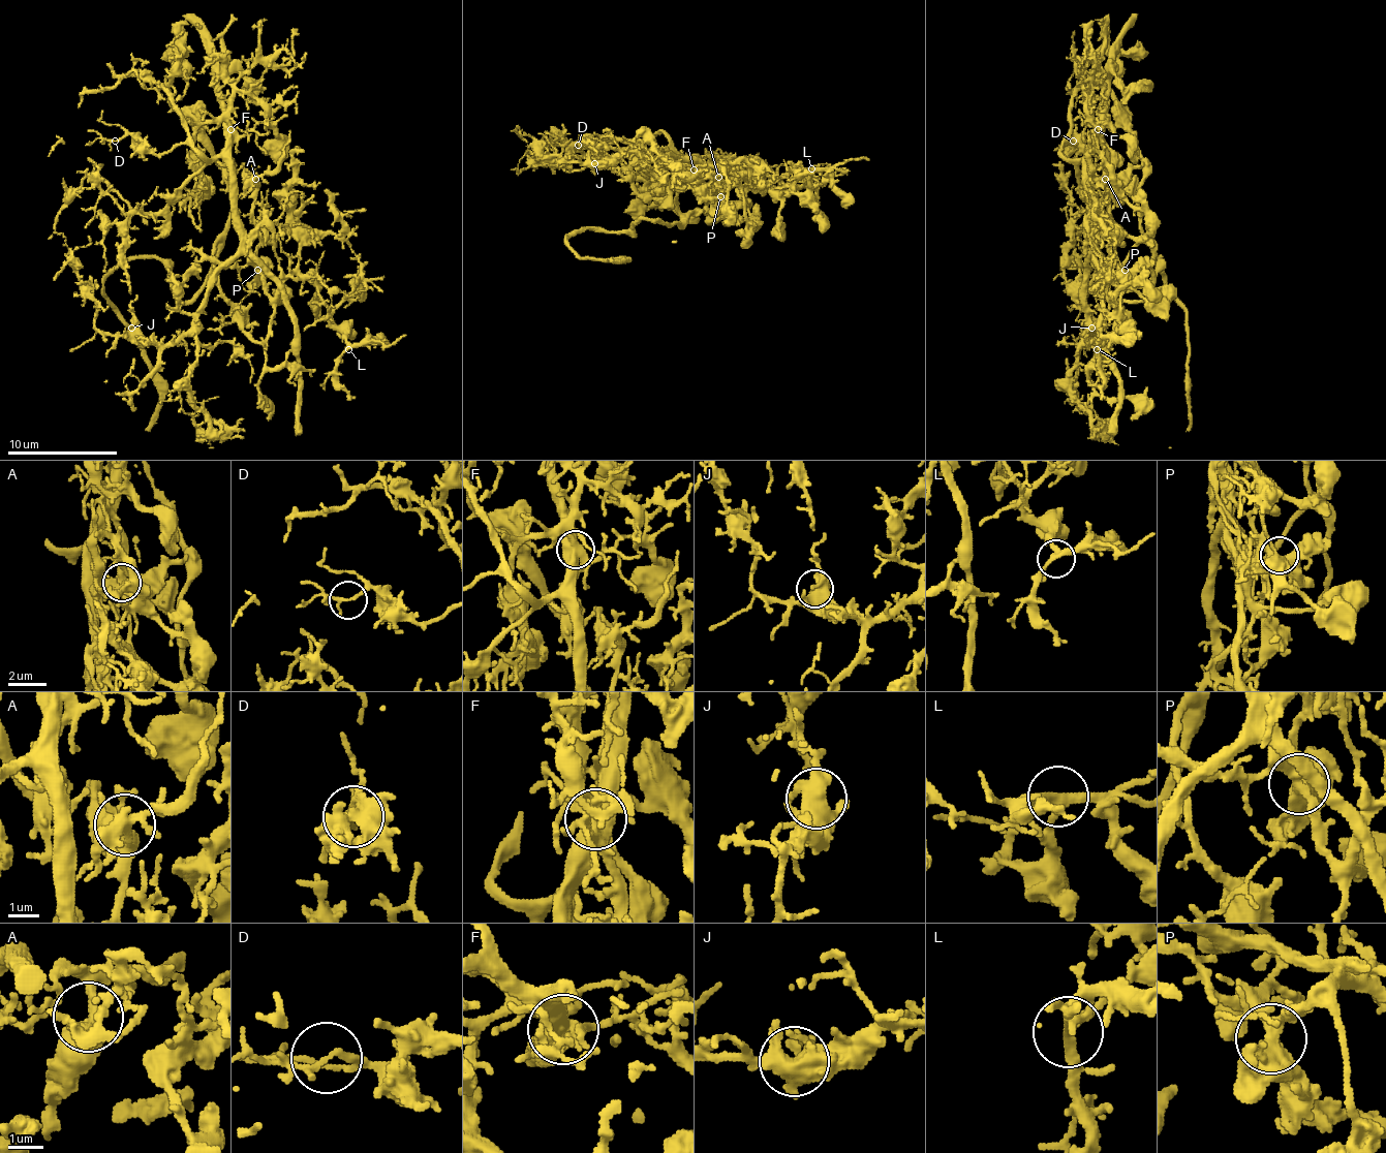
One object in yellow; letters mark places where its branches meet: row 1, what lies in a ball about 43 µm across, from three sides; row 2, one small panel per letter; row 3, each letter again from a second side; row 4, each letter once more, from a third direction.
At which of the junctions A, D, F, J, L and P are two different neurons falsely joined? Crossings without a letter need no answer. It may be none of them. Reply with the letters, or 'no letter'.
F

